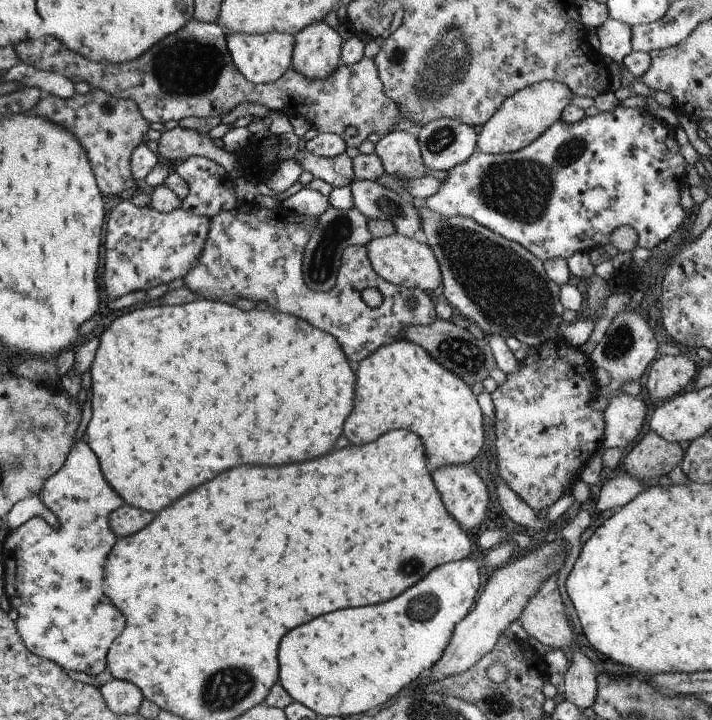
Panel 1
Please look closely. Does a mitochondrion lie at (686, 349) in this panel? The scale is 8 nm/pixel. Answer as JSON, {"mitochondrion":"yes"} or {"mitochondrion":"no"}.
{"mitochondrion":"no"}

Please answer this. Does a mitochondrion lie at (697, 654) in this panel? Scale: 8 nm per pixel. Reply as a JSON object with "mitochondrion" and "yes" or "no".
{"mitochondrion":"no"}

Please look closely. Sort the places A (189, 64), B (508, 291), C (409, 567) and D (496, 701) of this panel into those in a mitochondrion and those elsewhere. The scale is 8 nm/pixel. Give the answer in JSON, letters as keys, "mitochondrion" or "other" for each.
{"A":"mitochondrion","B":"mitochondrion","C":"mitochondrion","D":"mitochondrion"}

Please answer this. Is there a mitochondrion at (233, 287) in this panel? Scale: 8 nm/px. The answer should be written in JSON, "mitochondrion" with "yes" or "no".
{"mitochondrion":"no"}

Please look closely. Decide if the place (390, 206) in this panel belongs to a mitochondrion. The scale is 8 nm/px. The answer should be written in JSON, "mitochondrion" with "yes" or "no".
{"mitochondrion":"yes"}

